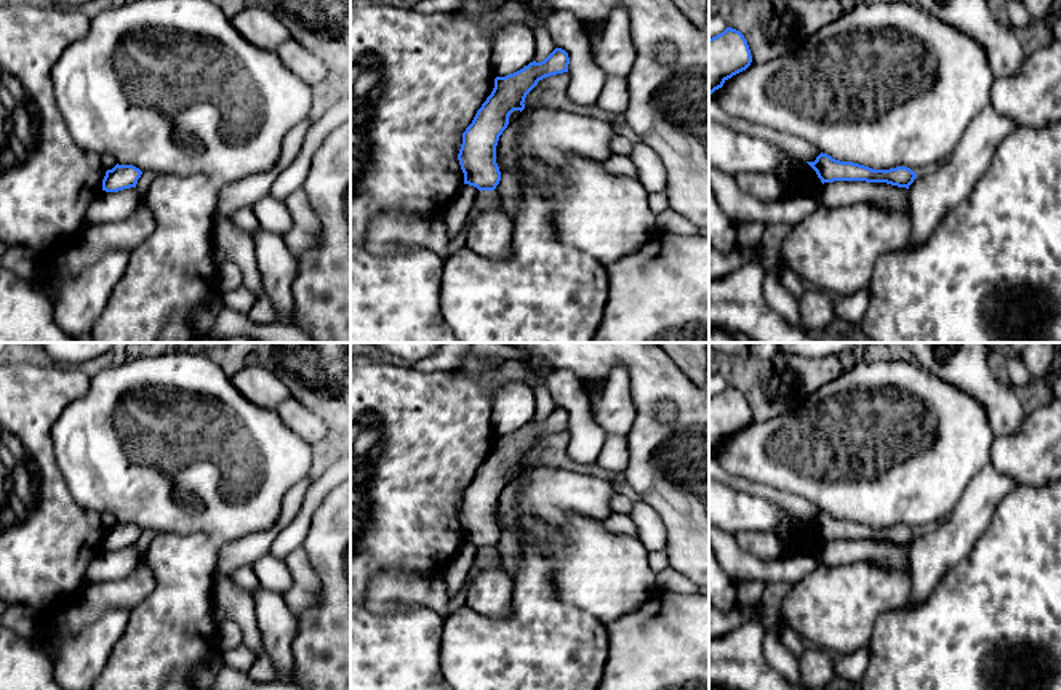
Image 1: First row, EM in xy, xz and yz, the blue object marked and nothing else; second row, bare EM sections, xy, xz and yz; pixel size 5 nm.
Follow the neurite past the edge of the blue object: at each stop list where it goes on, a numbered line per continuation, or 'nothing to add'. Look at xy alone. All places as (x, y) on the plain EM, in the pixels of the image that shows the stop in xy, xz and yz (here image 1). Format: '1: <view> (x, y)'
nothing to add

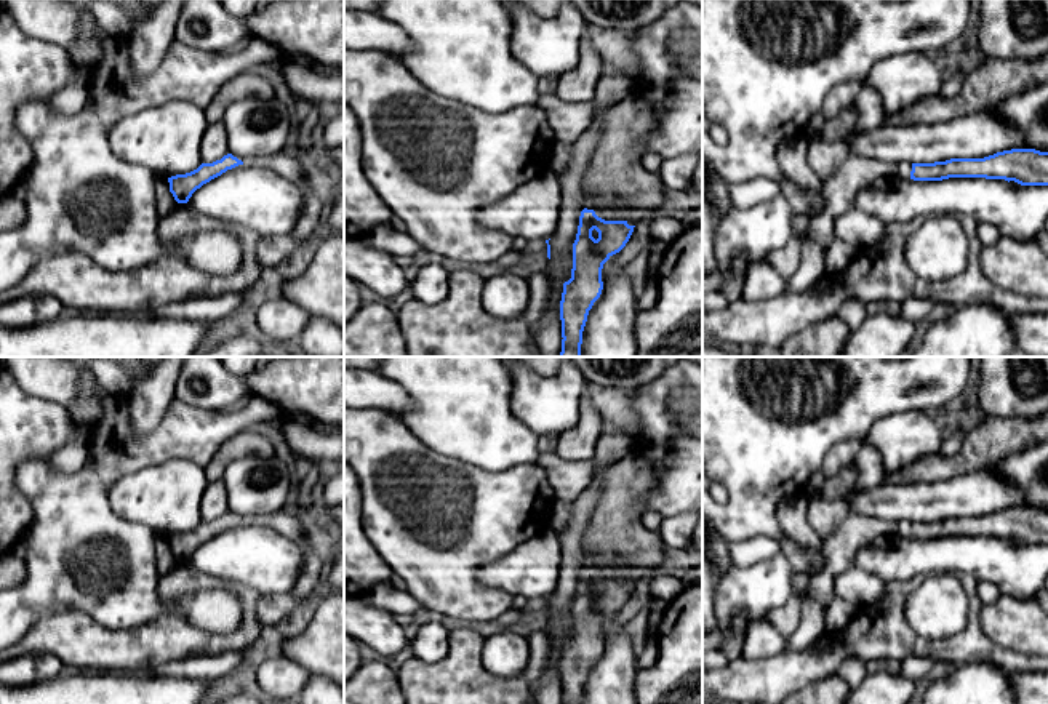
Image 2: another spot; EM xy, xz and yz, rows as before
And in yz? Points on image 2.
1: yz (855, 532)

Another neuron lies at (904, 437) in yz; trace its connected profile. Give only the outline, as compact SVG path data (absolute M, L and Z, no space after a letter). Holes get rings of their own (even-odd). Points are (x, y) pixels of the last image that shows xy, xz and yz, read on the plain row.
M909 410L875 421L861 443L880 451L883 470L890 475L938 453L944 438L941 414Z

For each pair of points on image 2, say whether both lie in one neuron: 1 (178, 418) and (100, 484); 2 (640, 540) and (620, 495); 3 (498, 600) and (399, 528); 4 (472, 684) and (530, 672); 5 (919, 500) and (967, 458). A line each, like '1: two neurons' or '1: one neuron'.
1: one neuron
2: one neuron
3: one neuron
4: one neuron
5: two neurons

